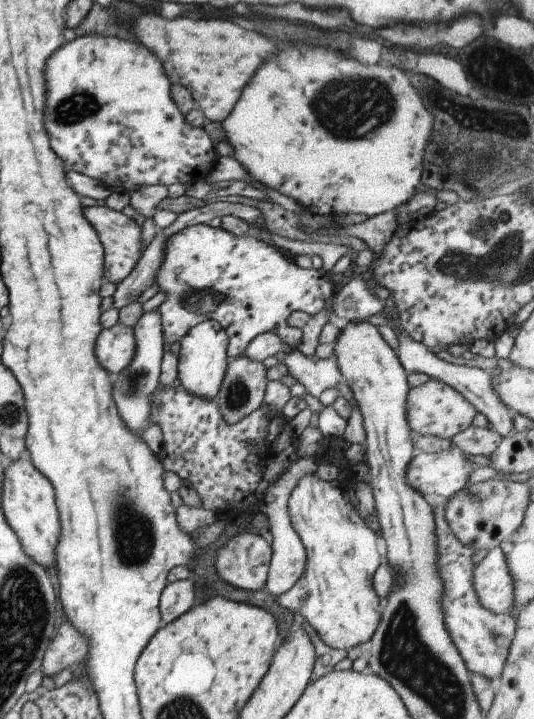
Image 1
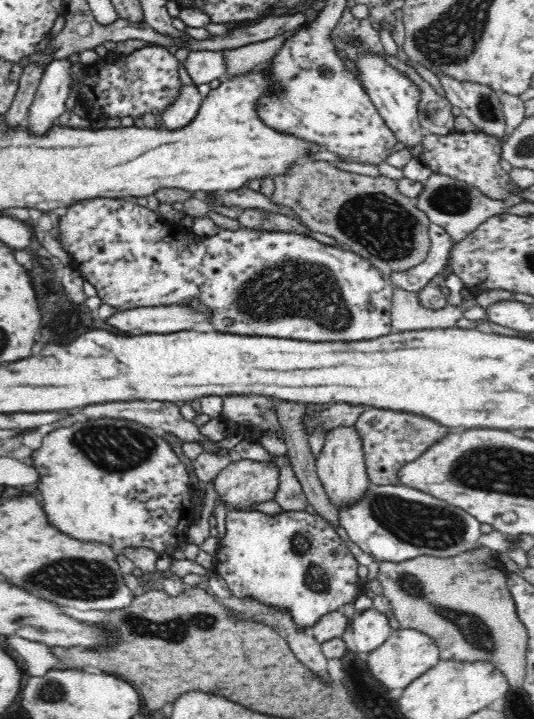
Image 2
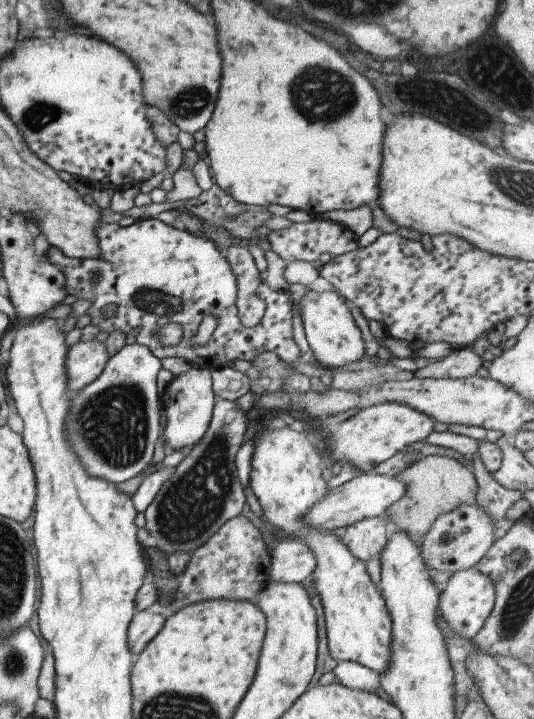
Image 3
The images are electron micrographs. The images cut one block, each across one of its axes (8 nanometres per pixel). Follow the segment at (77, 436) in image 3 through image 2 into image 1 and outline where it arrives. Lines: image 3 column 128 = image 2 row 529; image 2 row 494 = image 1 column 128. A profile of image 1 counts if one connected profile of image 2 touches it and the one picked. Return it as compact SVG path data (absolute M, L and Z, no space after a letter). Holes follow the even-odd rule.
M158 312L142 313L137 324L132 328L135 348L129 364L117 373L111 383L112 399L116 408L116 415L129 432L139 435L149 427L150 411L152 410L152 396L158 388L160 364L162 361L163 342L161 321Z

